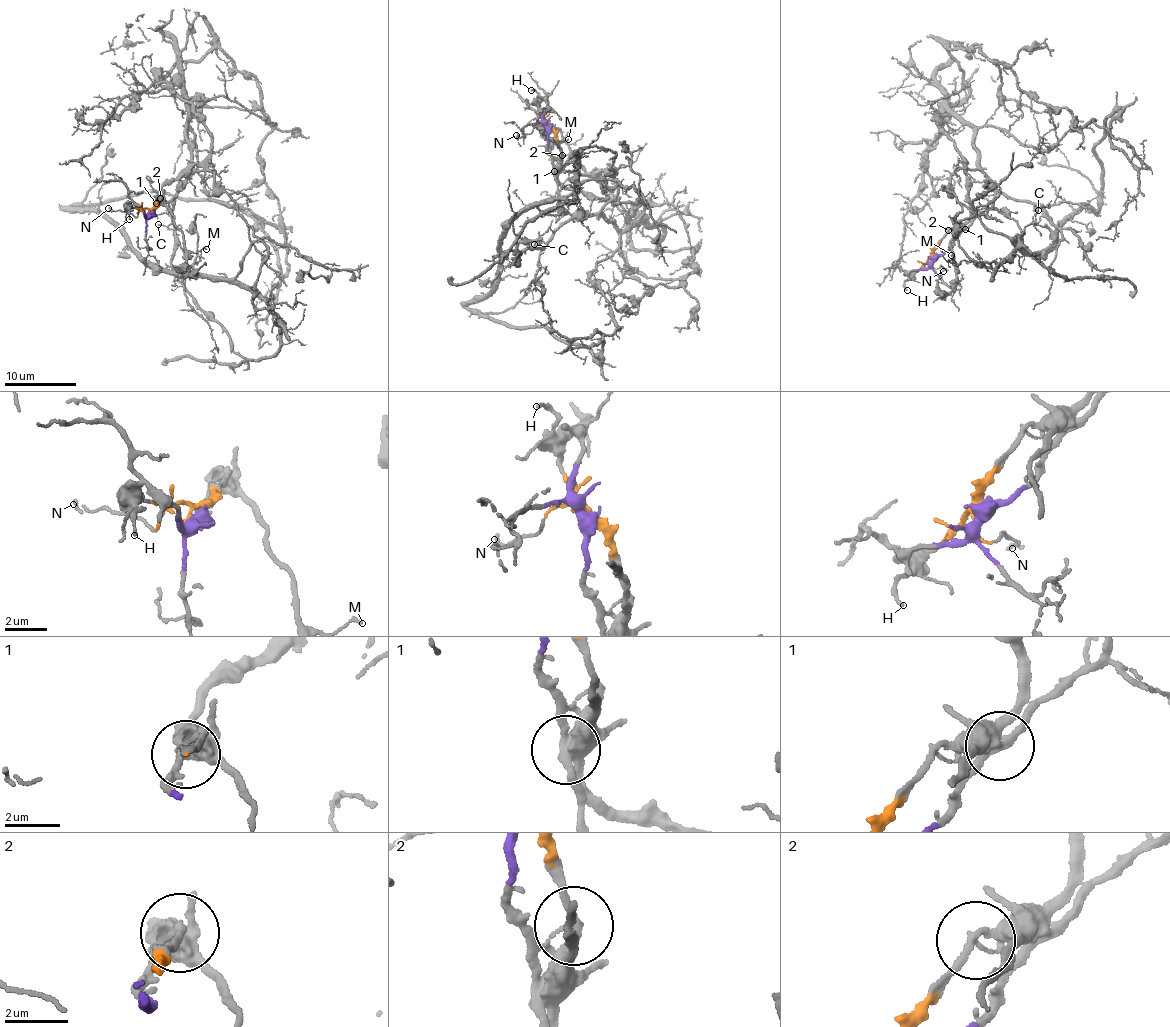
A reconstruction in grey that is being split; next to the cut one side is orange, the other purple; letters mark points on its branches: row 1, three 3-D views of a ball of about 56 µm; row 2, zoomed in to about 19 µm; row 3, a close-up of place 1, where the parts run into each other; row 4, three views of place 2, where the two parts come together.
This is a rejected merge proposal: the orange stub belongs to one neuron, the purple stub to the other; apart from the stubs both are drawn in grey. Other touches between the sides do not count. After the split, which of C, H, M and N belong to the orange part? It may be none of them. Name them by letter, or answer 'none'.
H, M, N

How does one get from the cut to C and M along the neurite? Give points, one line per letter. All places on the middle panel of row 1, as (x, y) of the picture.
C: (547, 126), (547, 151), (559, 204), (569, 215), (567, 223), (546, 242), (539, 240), (534, 245)
M: (546, 126), (557, 140), (562, 162), (561, 149), (552, 138), (567, 139)

